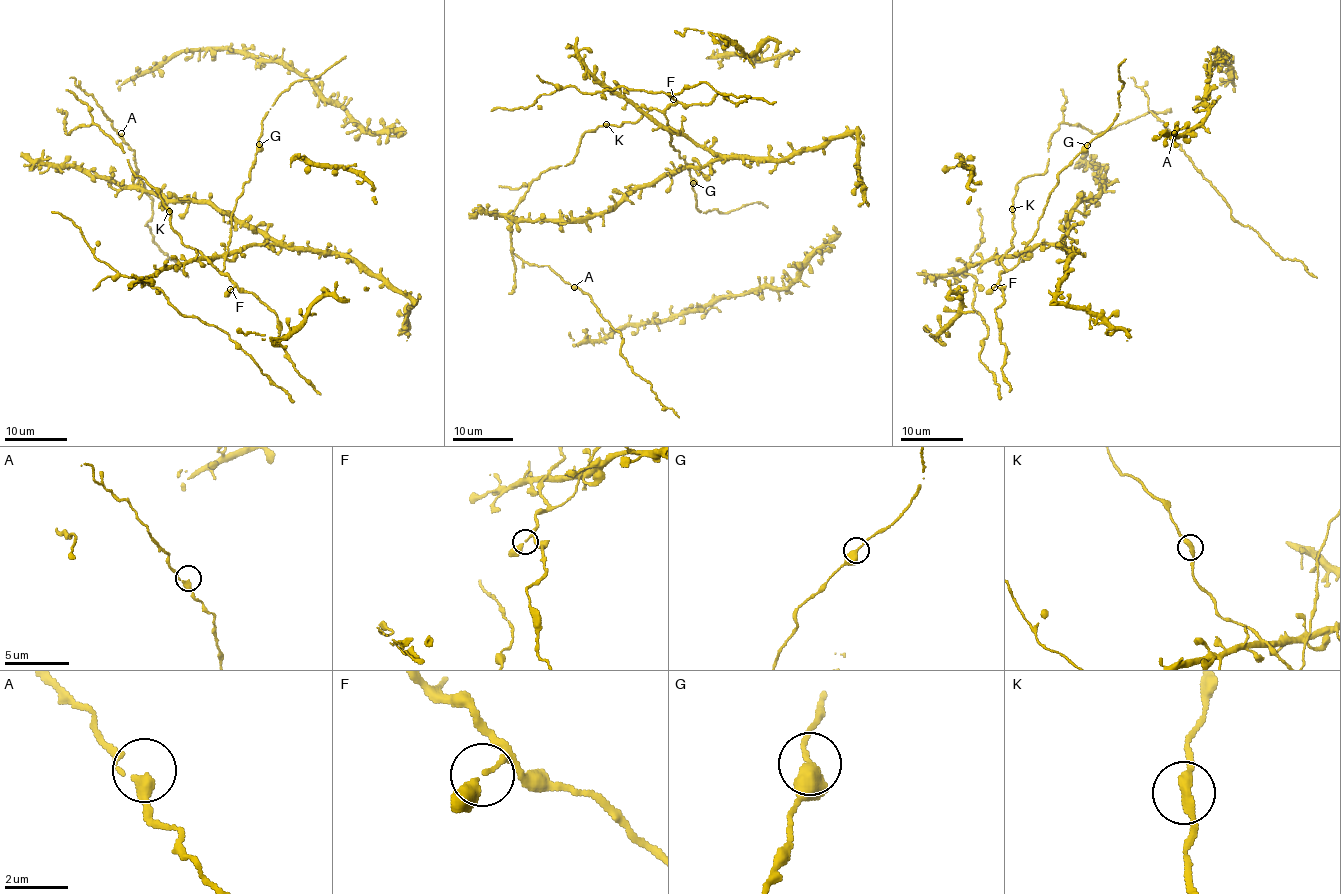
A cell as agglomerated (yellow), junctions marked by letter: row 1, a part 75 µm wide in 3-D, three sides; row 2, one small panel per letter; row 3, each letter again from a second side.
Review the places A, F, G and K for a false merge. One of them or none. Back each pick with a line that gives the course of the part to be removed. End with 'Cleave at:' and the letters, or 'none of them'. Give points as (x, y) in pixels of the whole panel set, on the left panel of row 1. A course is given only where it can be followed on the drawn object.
Cleave at: none of them

